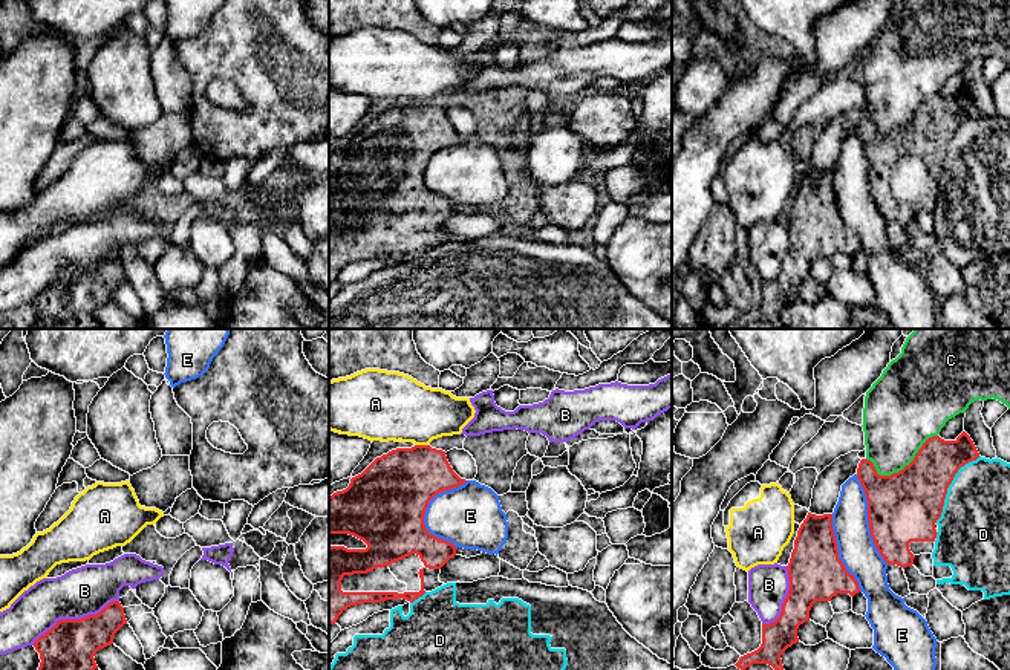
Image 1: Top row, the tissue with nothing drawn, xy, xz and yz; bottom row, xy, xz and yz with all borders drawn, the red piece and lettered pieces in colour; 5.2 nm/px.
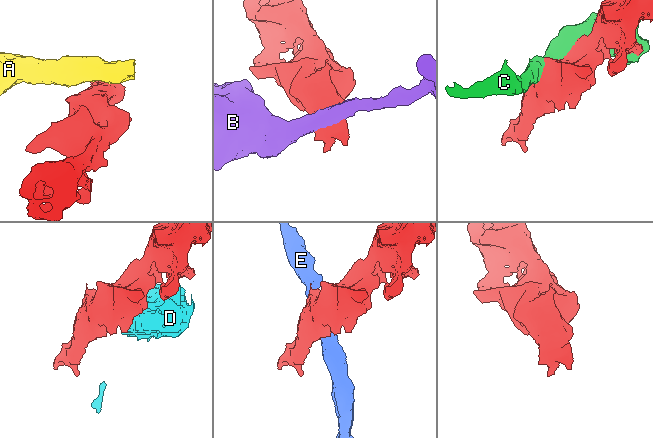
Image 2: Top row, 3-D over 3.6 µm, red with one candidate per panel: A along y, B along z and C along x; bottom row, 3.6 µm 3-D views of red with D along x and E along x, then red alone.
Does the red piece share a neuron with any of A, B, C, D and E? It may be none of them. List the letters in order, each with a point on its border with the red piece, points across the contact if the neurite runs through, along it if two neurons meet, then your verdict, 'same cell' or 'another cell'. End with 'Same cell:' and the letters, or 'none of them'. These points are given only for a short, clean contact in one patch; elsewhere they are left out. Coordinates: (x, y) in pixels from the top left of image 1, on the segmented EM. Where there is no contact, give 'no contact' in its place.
A: xz (421, 445) | along xz (415, 444), (427, 445) | another cell
B: xy (75, 620) | another cell
C: yz (903, 468) | another cell
D: yz (949, 484) | another cell
E: xz (424, 511) | another cell
Same cell: none of them

